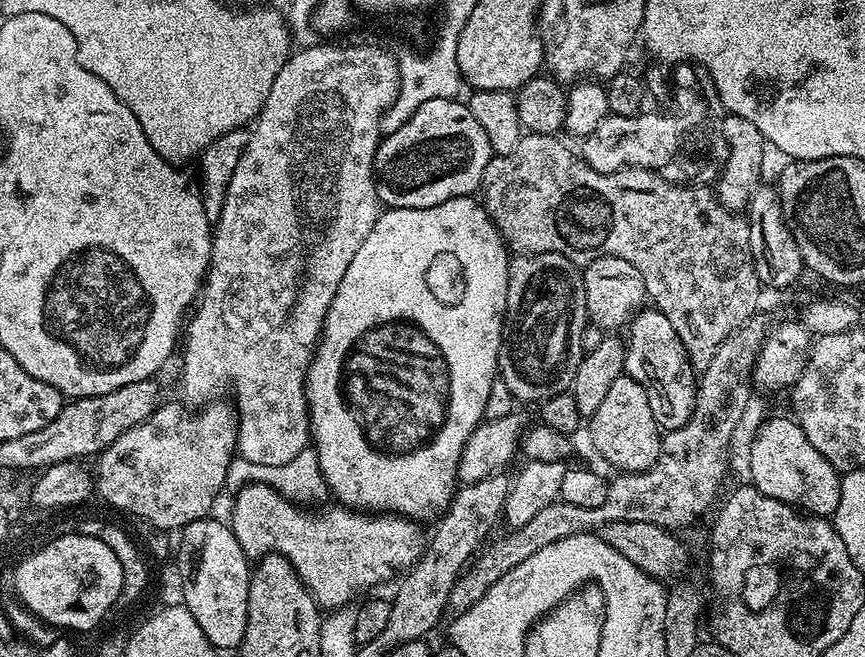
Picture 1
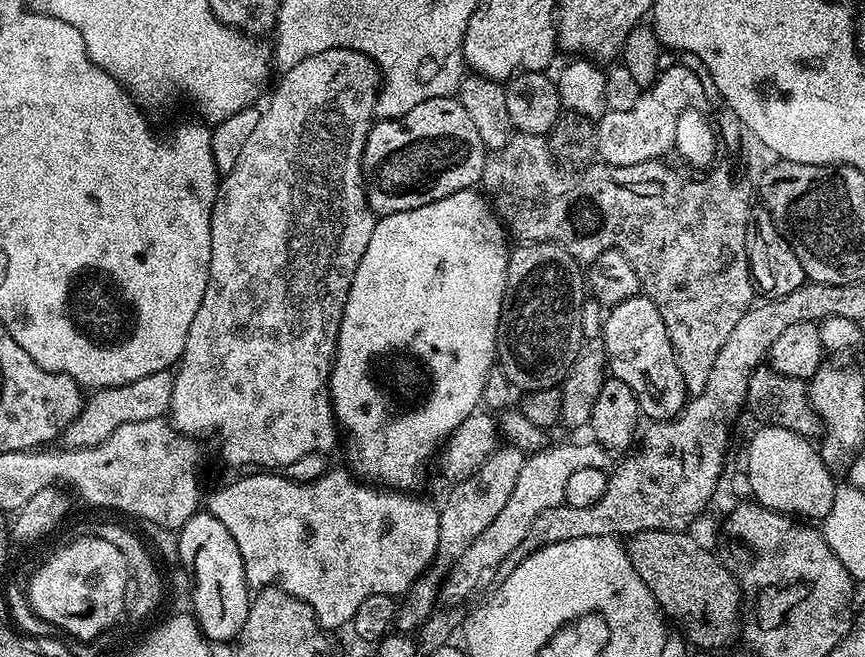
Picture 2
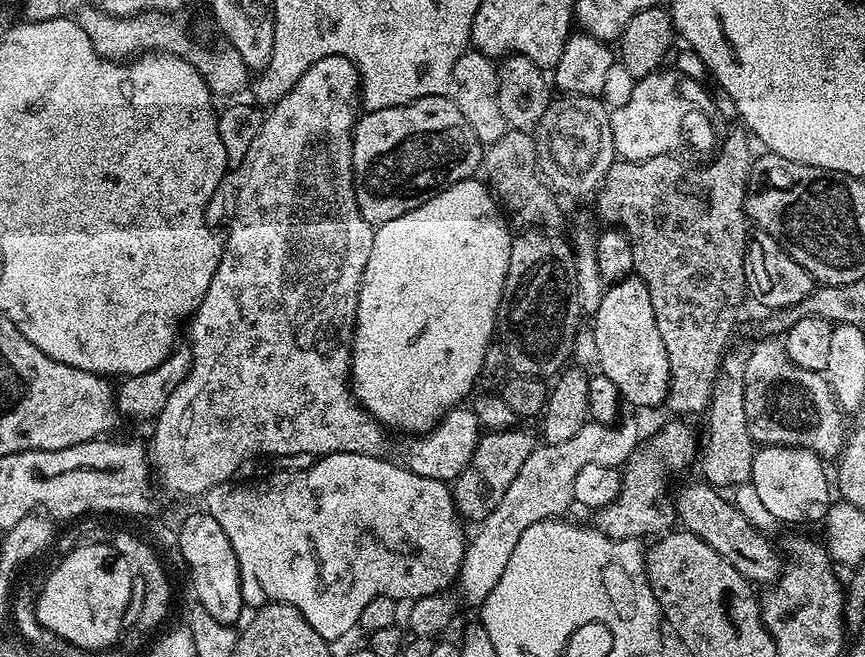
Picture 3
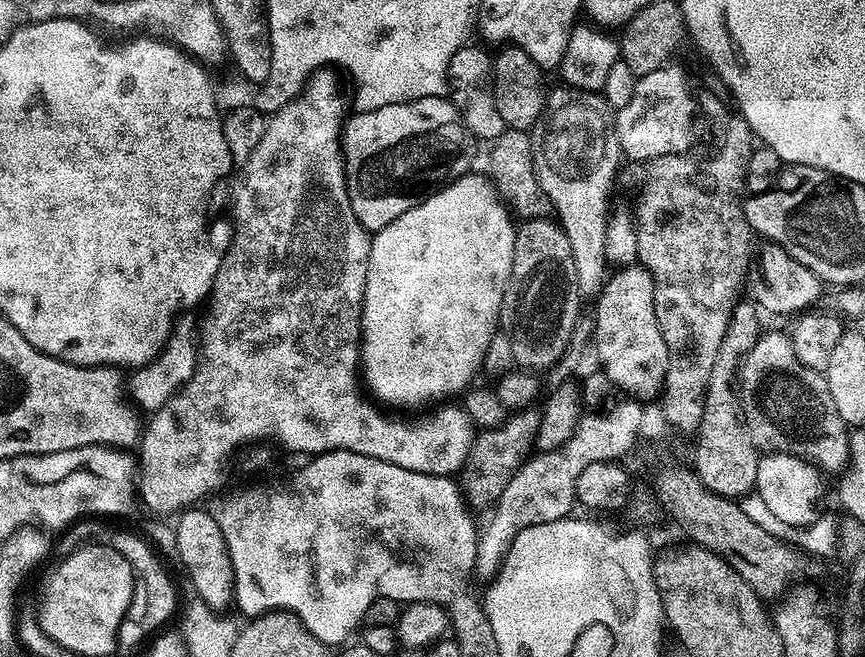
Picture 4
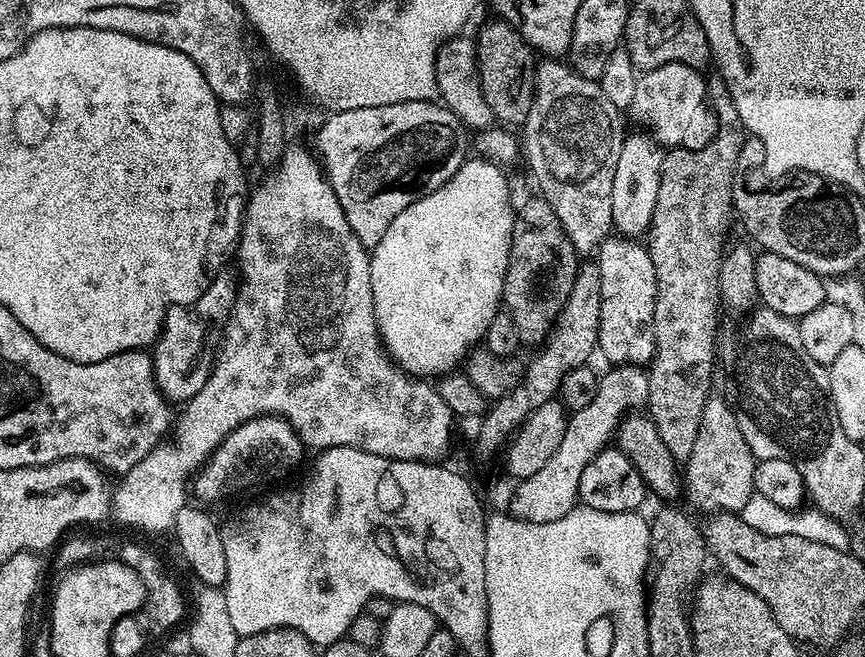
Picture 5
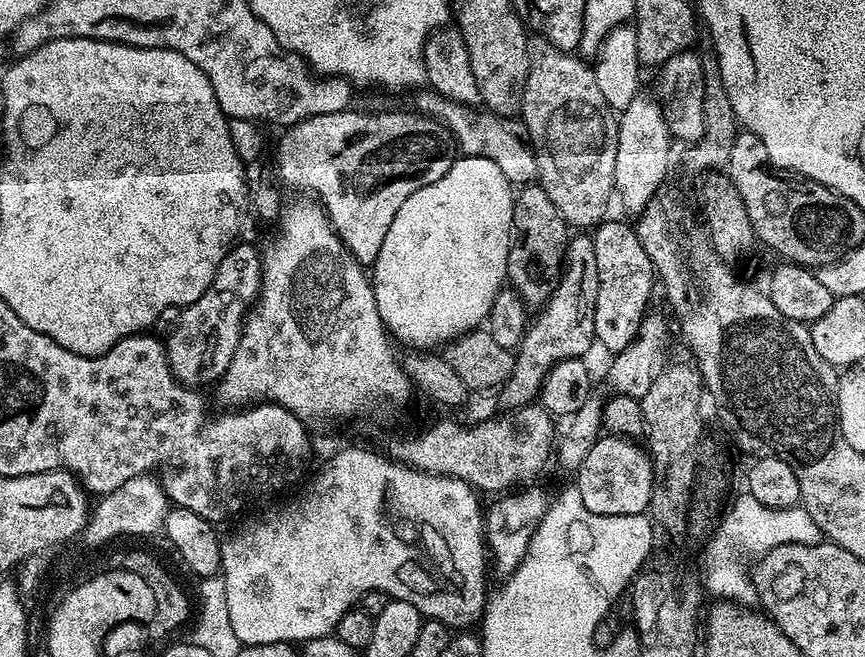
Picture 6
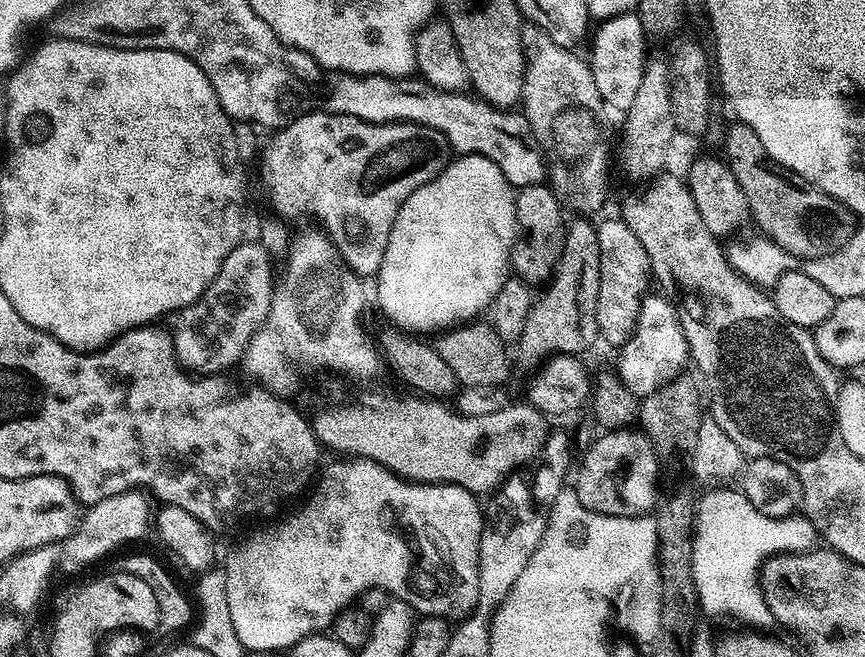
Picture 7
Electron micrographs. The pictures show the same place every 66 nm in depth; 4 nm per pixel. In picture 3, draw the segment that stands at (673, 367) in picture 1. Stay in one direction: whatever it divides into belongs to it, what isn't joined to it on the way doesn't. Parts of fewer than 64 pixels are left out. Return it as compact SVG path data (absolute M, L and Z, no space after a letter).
M633 274L627 280L609 283L604 289L602 304L591 317L592 344L596 347L599 371L614 386L618 386L621 397L636 408L656 408L668 398L670 358L662 334L658 334L658 322L654 305L650 302L650 290L646 282Z

